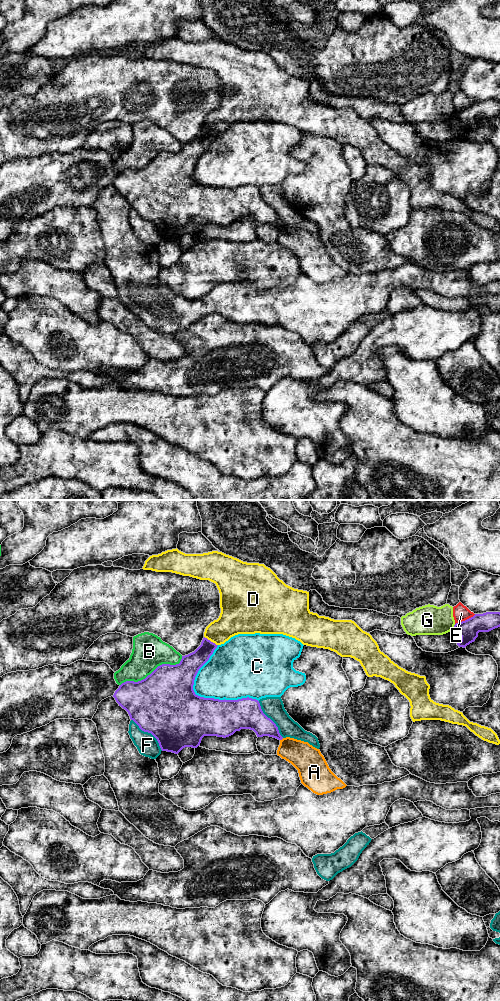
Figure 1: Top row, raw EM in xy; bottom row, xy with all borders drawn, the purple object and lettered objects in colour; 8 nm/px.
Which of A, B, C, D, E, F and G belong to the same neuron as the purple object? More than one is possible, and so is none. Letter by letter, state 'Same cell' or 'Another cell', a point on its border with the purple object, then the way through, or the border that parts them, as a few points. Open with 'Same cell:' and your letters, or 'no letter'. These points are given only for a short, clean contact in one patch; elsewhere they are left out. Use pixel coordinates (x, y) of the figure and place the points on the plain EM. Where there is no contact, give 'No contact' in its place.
Same cell: no letter
A: Another cell. Touches purple at xy (281, 227). Boundary: xy (283, 226), (280, 228)
B: Another cell. Touches purple at xy (153, 159)
C: Another cell. Touches purple at xy (203, 185)
D: Another cell. Touches purple at xy (210, 129)
E: Another cell. Touches purple at xy (465, 108). Boundary: xy (475, 102), (455, 112)
F: Another cell. Touches purple at xy (149, 220)
G: Another cell. Touches purple at xy (454, 114)

